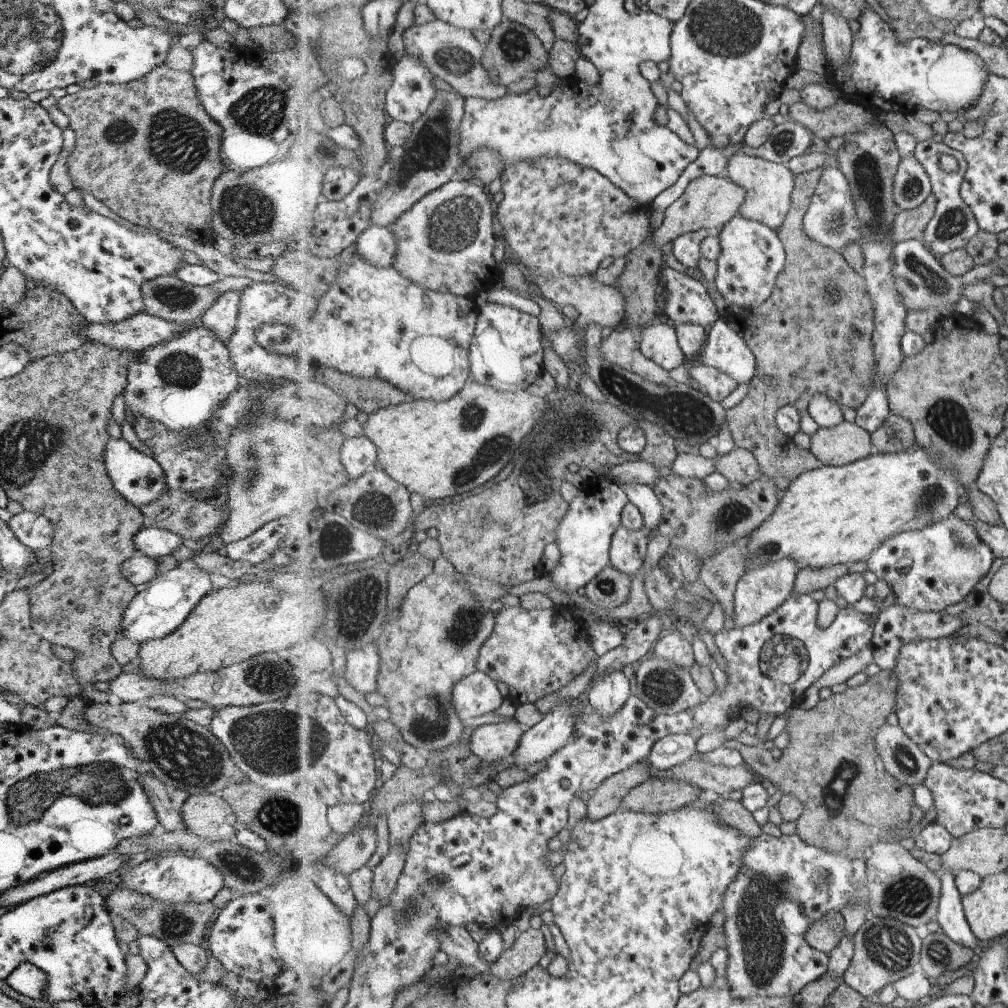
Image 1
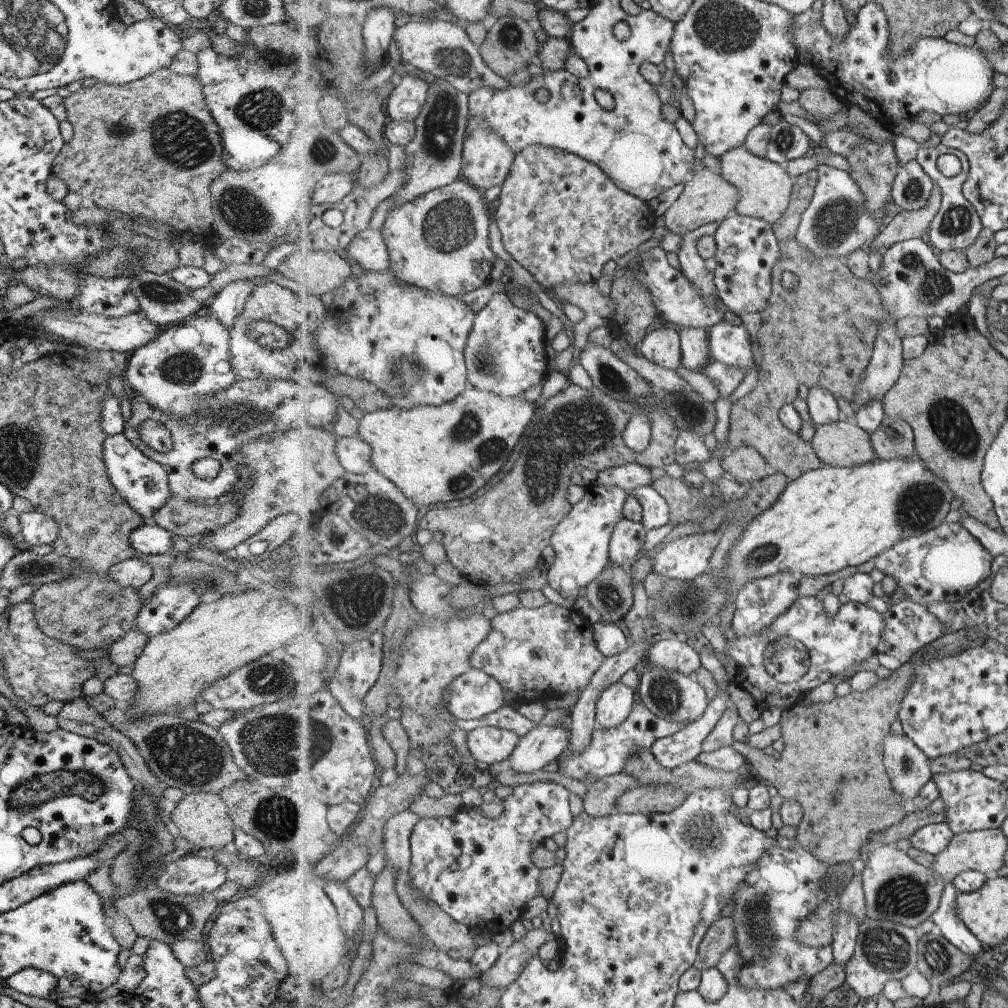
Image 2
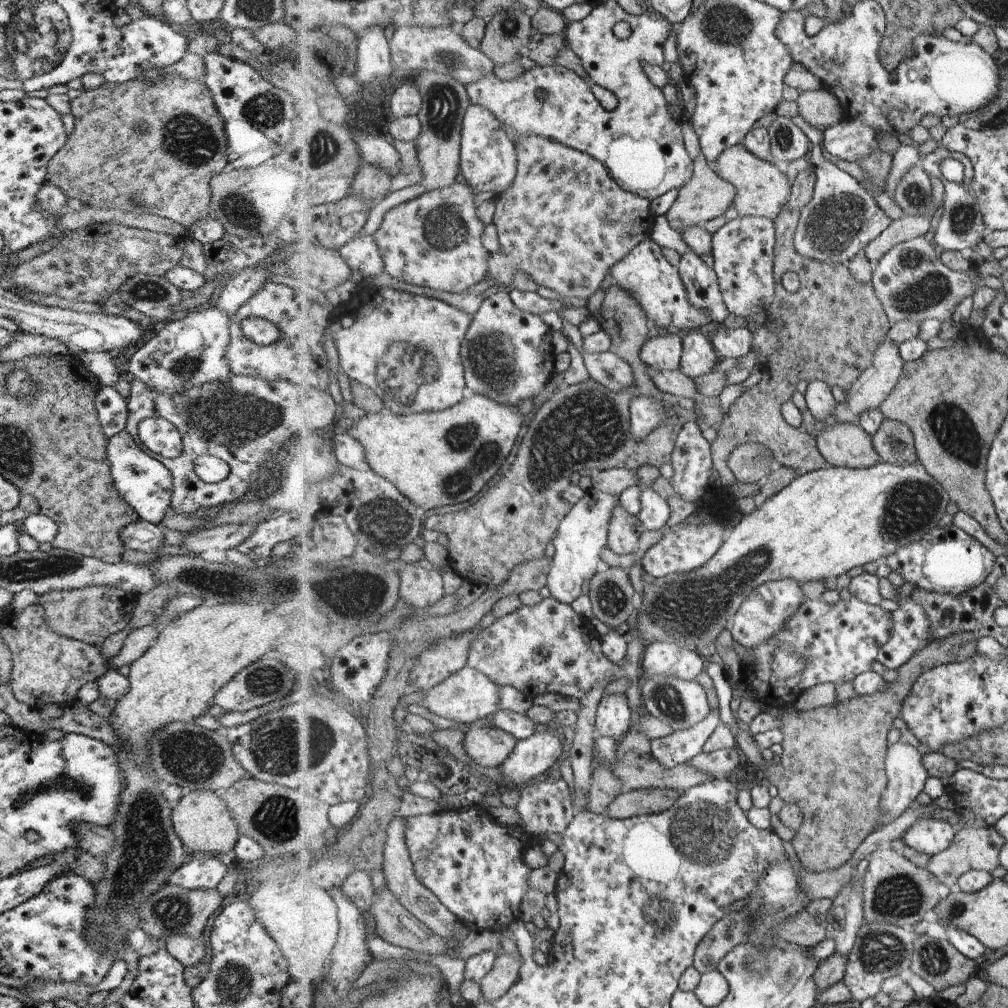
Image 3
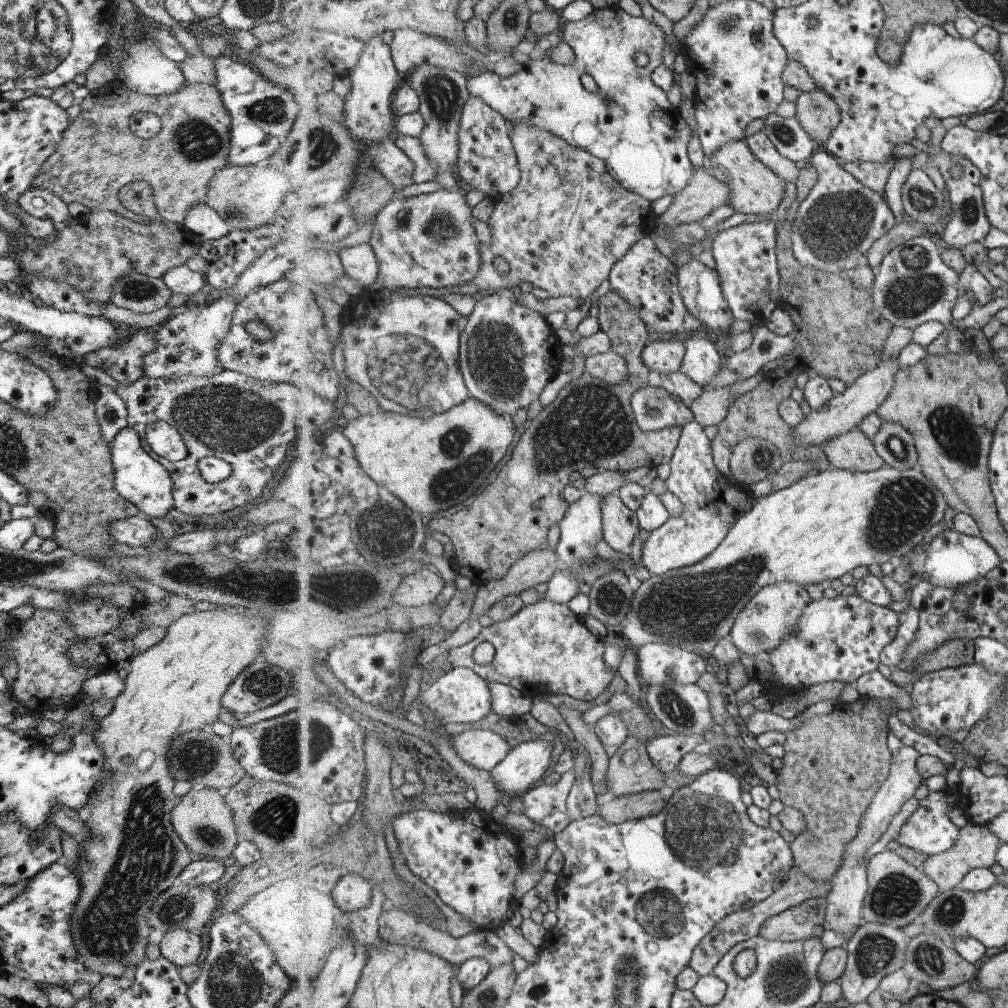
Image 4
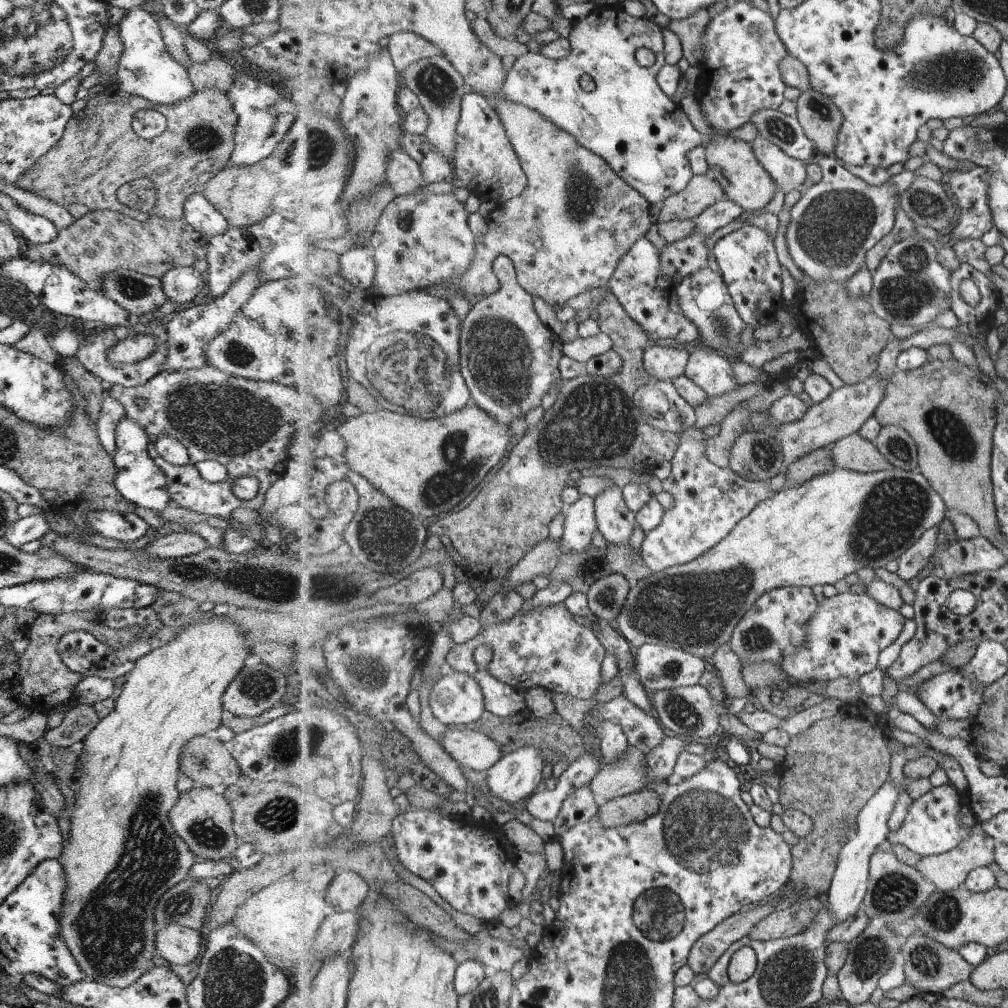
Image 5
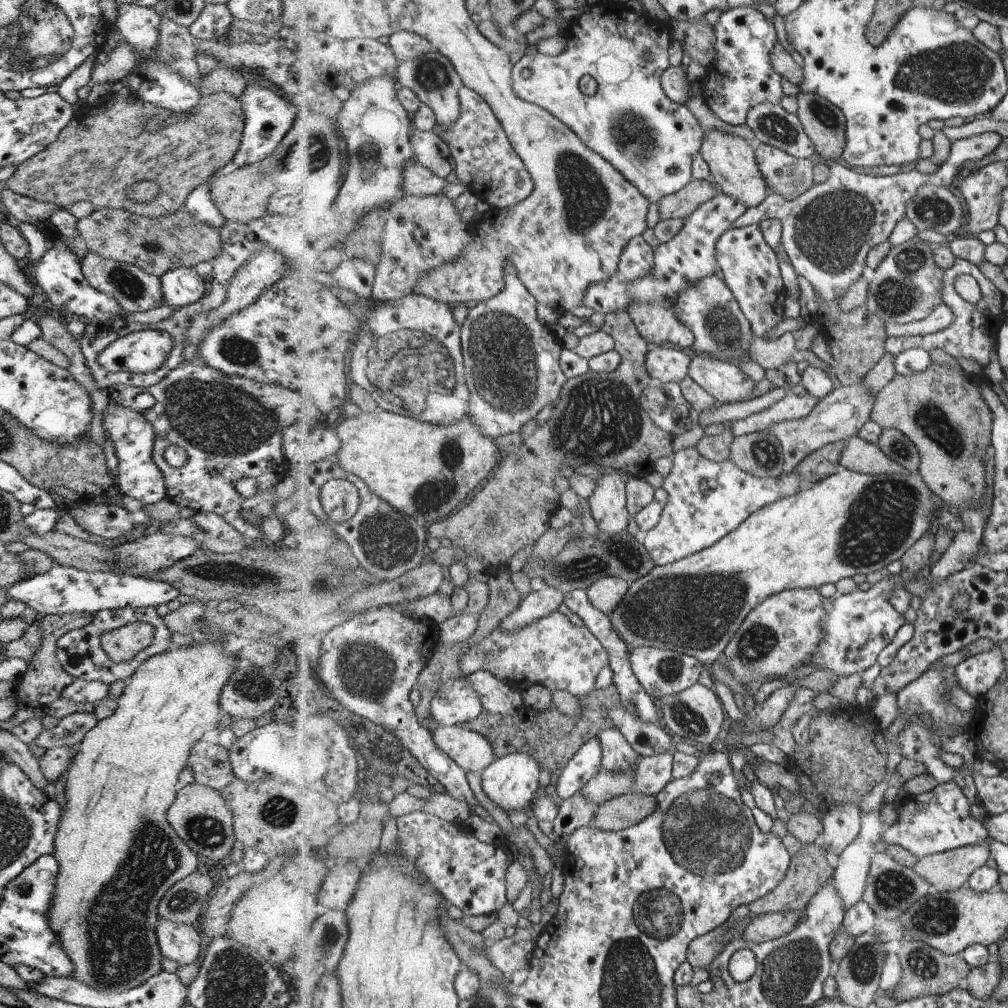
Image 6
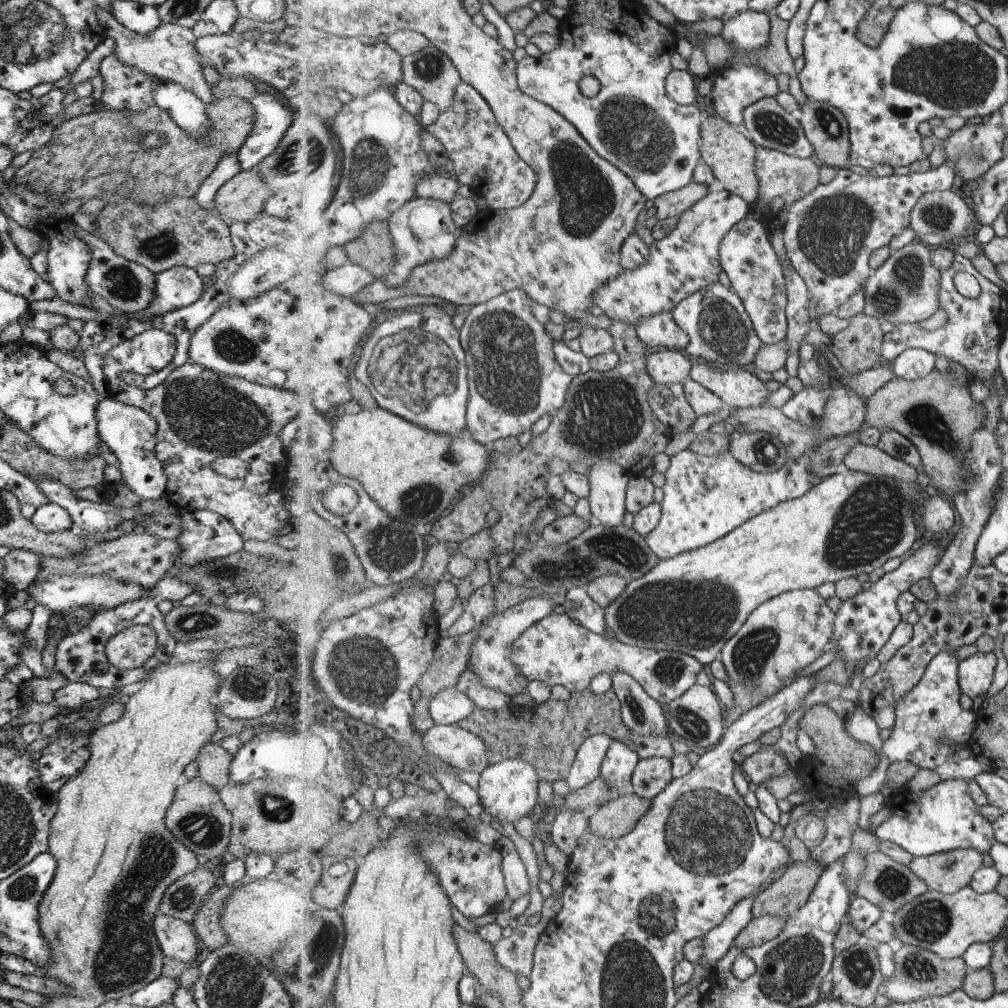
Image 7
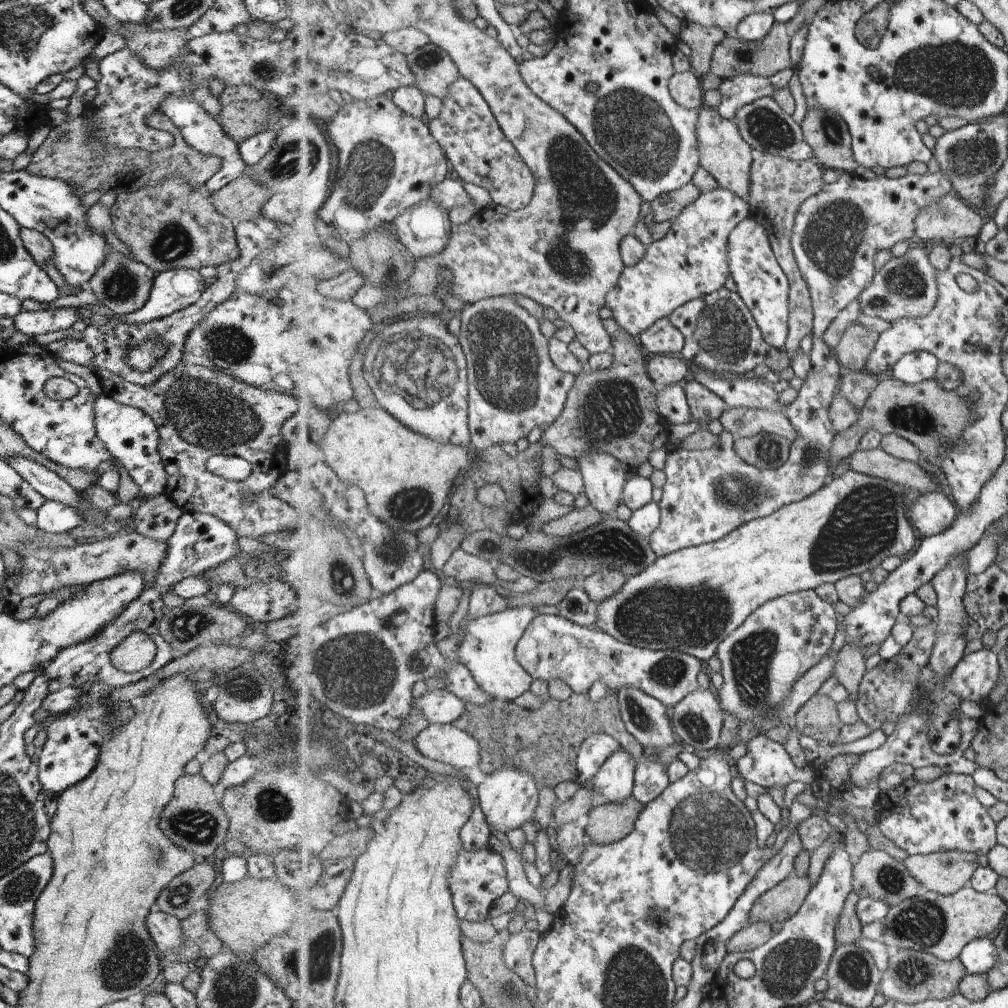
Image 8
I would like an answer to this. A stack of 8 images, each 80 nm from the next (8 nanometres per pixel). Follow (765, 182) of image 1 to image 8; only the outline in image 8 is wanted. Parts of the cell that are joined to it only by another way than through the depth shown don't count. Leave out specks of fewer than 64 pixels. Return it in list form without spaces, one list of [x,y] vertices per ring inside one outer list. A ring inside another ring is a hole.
[[[704,106],[699,110],[698,139],[701,167],[710,172],[721,187],[747,201],[754,166],[754,148],[743,138],[737,122],[725,118],[717,108]]]

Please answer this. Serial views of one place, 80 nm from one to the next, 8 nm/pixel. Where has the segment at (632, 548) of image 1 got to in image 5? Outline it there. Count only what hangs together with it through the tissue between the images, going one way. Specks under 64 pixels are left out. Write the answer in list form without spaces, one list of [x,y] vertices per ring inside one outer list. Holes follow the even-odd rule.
[[[613,480],[613,484],[607,487],[602,493],[598,494],[595,499],[595,508],[597,514],[598,528],[603,534],[604,538],[609,543],[620,545],[629,542],[631,540],[631,534],[633,534],[633,528],[637,524],[636,513],[634,513],[626,503],[624,492],[622,488]]]

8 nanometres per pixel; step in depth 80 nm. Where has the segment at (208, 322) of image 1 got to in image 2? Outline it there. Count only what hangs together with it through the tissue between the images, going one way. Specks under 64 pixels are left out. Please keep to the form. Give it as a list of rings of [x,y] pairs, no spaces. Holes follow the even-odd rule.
[[[247,279],[235,280],[226,284],[210,298],[203,311],[219,320],[227,330],[235,317],[242,311],[246,298],[252,293],[255,285]]]

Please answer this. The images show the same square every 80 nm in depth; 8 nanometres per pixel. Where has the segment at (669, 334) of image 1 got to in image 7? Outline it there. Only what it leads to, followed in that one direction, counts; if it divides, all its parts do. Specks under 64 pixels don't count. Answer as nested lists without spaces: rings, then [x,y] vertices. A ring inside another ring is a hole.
[[[669,348],[649,351],[647,368],[656,385],[683,383],[690,377],[695,361],[685,351]]]

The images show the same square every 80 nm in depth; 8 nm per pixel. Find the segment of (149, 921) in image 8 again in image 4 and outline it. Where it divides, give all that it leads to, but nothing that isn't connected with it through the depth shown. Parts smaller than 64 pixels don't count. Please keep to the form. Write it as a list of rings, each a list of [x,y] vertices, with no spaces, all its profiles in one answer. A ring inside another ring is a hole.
[[[168,930],[158,943],[161,957],[176,967],[195,963],[202,949],[199,936],[188,930]]]

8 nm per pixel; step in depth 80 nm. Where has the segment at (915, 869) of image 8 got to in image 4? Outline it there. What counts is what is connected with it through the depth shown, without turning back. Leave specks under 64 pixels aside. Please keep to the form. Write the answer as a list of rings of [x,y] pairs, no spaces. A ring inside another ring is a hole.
[[[969,823],[960,829],[960,837],[953,848],[947,852],[931,855],[923,866],[925,872],[940,886],[941,891],[950,891],[960,886],[960,882],[978,868],[991,868],[998,859],[1002,840],[987,826]]]

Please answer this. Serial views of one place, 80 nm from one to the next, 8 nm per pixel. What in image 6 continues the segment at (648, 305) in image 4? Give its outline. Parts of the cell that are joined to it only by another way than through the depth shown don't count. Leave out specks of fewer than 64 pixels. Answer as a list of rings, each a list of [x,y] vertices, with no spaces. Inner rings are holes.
[[[637,235],[623,251],[620,260],[619,273],[616,280],[622,283],[632,283],[639,277],[651,272],[654,265],[654,247],[647,244],[647,240]],[[636,303],[632,305],[629,310],[631,318],[637,325],[638,331],[641,336],[654,346],[660,344],[675,344],[675,346],[681,346],[681,348],[689,348],[695,342],[695,335],[691,330],[685,328],[681,324],[680,320],[676,317],[675,306],[671,308],[665,308],[663,306],[653,306],[653,308],[647,305],[639,305]]]

